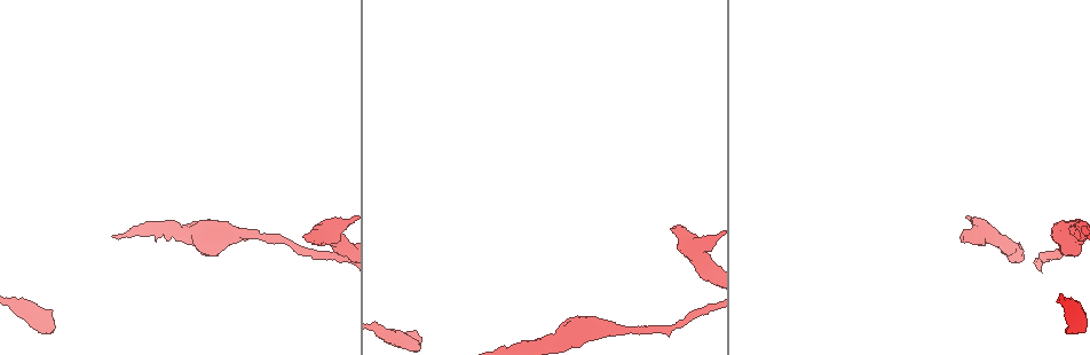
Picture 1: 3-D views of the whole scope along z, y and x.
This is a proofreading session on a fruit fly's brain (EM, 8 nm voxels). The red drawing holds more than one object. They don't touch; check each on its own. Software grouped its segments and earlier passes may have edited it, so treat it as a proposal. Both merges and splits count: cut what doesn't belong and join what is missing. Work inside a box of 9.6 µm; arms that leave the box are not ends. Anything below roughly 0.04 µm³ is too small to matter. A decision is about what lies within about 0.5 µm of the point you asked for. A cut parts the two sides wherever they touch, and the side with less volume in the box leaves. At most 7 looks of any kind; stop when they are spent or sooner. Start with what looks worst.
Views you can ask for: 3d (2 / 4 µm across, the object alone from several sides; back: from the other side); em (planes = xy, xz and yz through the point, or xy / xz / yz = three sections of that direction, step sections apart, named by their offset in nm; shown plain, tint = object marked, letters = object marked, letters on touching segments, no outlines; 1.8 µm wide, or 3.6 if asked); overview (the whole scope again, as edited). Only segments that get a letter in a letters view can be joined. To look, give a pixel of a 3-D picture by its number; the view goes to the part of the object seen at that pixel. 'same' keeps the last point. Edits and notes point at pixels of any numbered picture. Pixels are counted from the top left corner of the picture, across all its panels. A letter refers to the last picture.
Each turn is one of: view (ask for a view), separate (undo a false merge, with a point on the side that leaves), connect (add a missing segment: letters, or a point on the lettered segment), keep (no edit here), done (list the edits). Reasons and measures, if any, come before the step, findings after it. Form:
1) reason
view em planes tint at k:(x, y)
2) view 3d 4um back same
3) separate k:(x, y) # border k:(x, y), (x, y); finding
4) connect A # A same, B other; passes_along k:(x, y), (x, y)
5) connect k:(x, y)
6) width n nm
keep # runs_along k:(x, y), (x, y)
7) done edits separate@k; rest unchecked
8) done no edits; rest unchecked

thick end
view 3d 2um at 1:(964, 235)

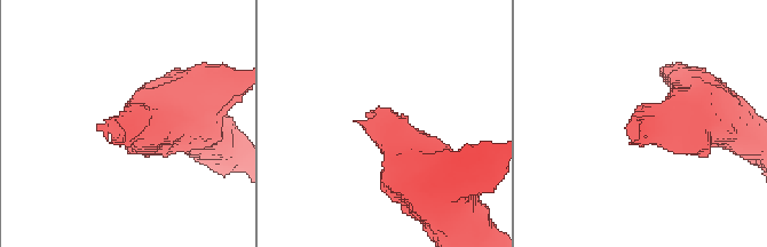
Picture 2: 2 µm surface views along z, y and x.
view em planes plain at 2:(356, 121)

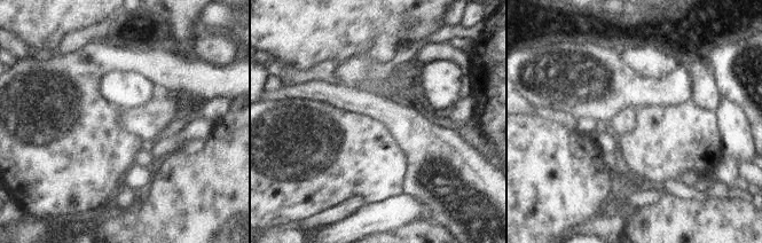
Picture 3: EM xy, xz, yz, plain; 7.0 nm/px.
what lies round it
view em planes letters same

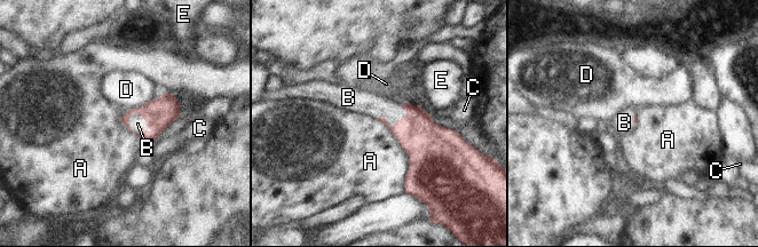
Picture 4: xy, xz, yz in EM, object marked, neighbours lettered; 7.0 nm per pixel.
connect B # A other, B same, C other, D other, E other; passes_along 4:(159, 113), (140, 116), (137, 124); the neuron continues

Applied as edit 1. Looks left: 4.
view overview

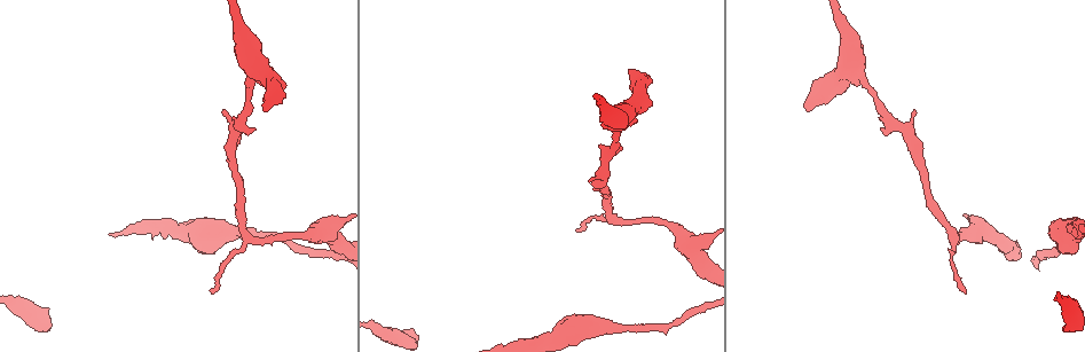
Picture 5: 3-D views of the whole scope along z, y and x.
branch stops here
view em planes tint at 5:(591, 181)

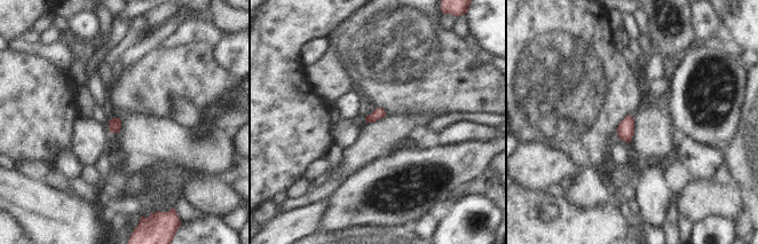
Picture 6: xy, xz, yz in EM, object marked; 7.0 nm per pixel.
what lies round it
view em planes letters same

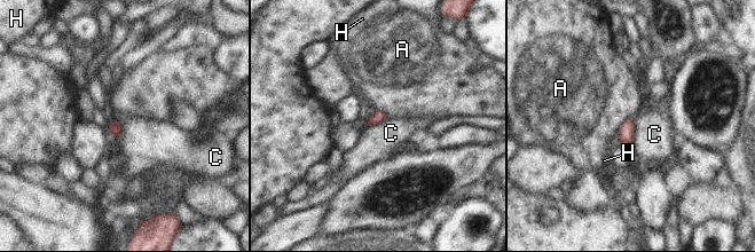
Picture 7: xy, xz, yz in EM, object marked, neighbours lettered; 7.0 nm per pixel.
keep # A other, C other, H other; border 7:(634, 121), (634, 140), (629, 146); none of them fits

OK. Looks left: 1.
an open end
view em xz step 8 letters at 5:(1063, 331)

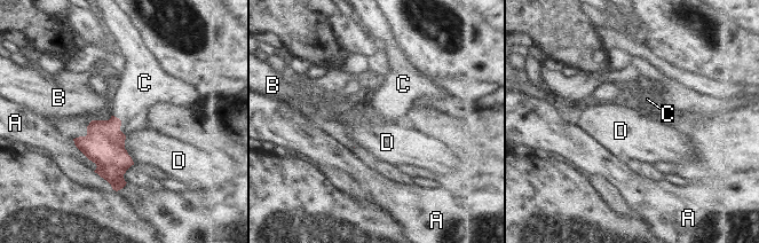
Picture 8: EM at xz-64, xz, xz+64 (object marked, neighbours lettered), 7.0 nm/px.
connect C # A other, B other, C same, D other; passes_along 8:(104, 144), (120, 124), (136, 93); it goes on there

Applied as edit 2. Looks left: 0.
done edits connect@4, connect@8; rest unchecked

